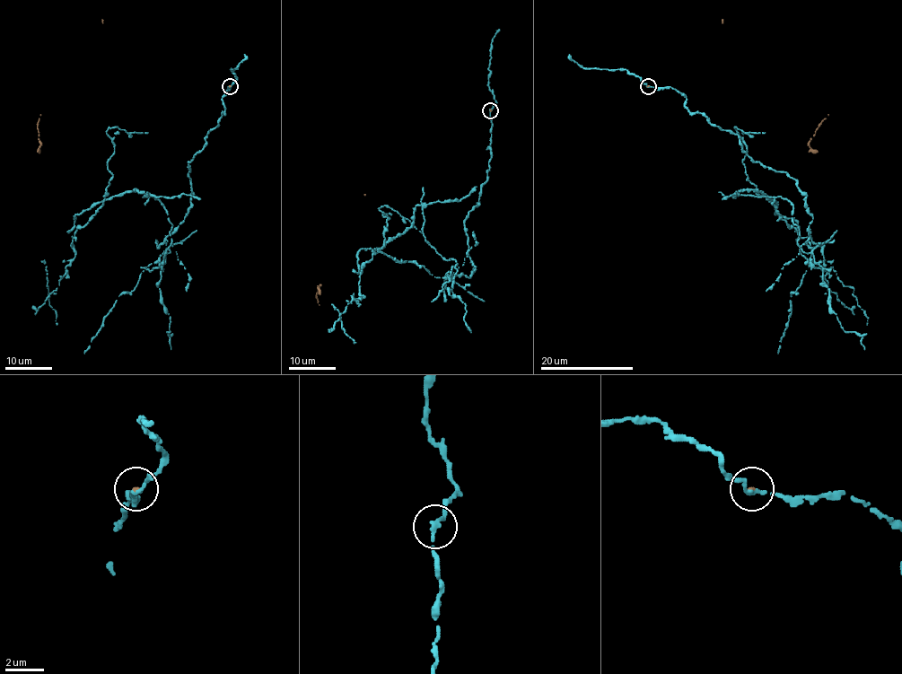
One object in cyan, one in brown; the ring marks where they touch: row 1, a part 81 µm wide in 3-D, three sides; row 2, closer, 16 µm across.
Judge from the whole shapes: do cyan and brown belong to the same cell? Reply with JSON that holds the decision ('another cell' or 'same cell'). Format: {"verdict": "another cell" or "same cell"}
{"verdict": "another cell"}

